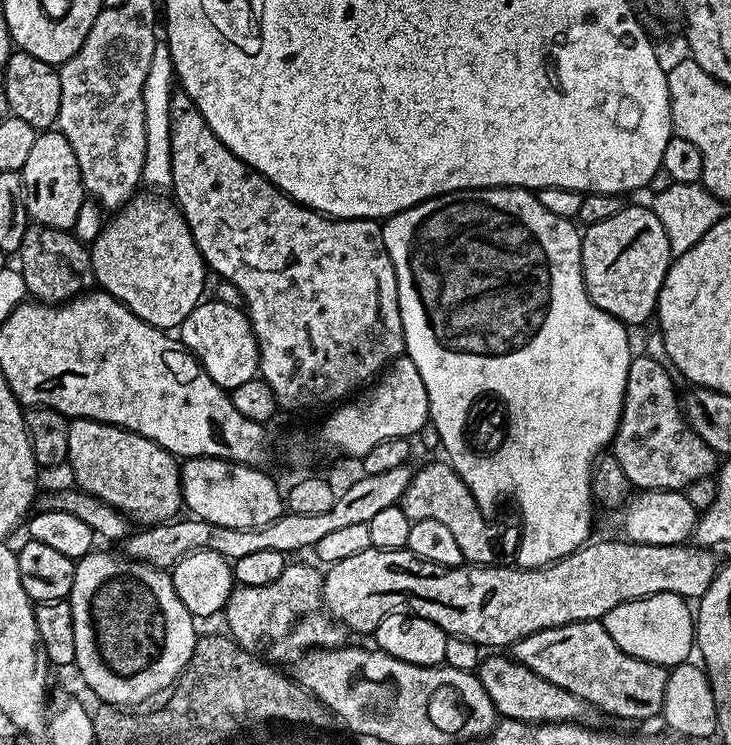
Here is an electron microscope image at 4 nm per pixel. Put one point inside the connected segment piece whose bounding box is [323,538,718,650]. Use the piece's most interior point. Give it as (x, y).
(494, 607)

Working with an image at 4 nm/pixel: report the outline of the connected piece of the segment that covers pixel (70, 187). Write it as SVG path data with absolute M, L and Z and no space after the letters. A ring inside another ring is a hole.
M44 130L34 138L34 147L26 157L26 166L19 171L26 198L28 219L33 224L71 230L78 210L86 199L82 174L78 170L78 158L74 158L74 146L66 142L59 130Z

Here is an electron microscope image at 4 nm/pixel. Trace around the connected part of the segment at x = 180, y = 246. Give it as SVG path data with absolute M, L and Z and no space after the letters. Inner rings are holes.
M140 190L137 191L132 199L126 201L113 216L116 217L114 217L113 220L111 217L111 219L105 223L105 226L98 234L96 241L90 246L90 251L92 253L92 272L96 276L96 284L99 285L103 291L110 293L115 300L125 304L135 316L142 318L142 322L146 322L155 328L162 328L165 330L179 329L183 320L202 303L206 296L206 293L204 293L204 272L206 273L206 265L202 258L202 254L198 250L198 246L194 242L194 238L190 234L188 224L184 220L184 216L181 214L180 209L176 207L175 203L173 203L167 195L157 194L152 190Z

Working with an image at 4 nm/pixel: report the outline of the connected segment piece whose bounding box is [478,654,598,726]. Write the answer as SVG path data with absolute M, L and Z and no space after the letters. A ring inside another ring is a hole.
M488 654L481 659L478 675L490 702L494 702L497 713L506 720L521 720L527 724L583 724L595 725L598 709L590 702L546 682L534 670L522 666L508 654Z

